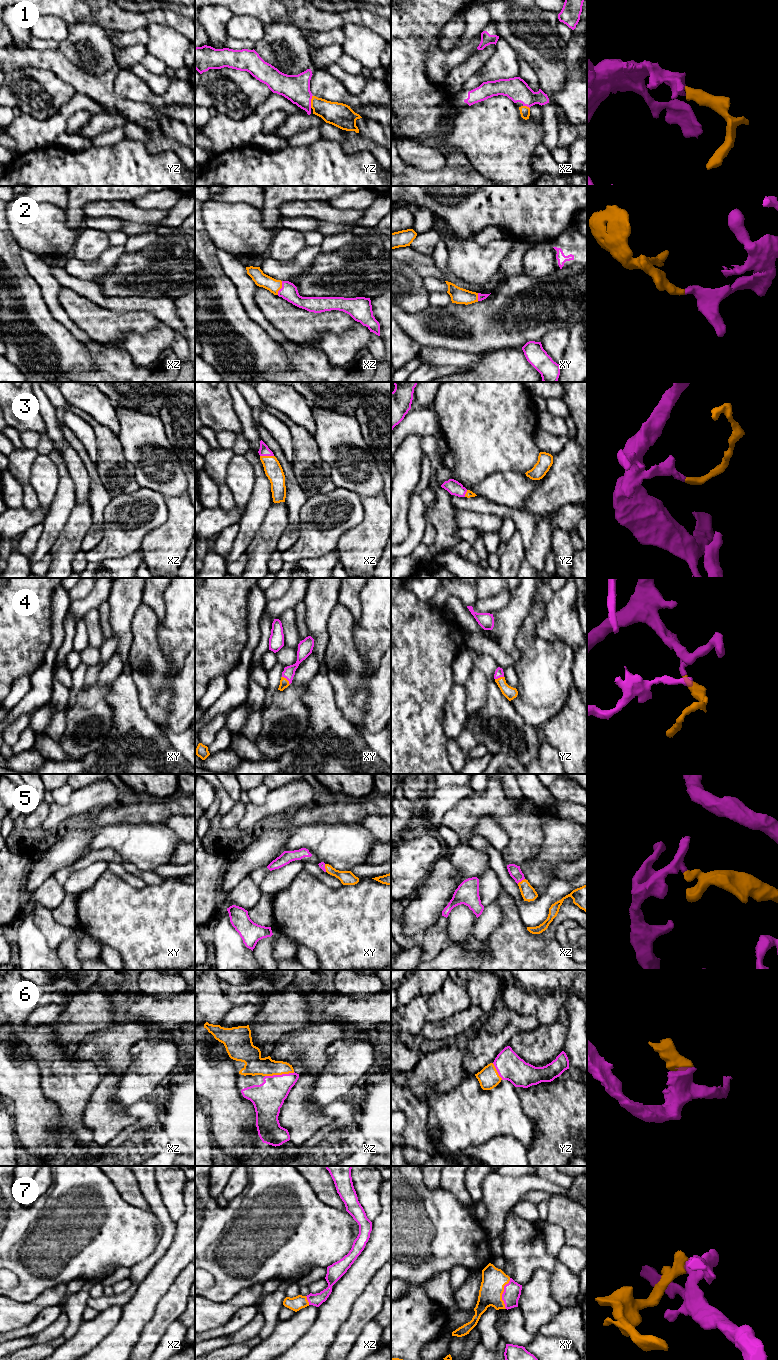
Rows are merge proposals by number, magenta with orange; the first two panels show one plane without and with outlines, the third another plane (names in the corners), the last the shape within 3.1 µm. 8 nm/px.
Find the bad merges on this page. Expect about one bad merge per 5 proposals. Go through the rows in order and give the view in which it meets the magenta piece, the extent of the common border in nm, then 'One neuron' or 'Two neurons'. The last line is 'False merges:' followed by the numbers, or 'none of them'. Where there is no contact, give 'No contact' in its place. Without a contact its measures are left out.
1: Touches magenta in yz. Shared border 110 nm. One neuron
2: Touches magenta in xz. Shared border 120 nm. One neuron
3: Touches magenta in xz. Shared border 110 nm. One neuron
4: Touches magenta in xy. Shared border 90 nm. One neuron
5: Touches magenta in xz. Shared border 80 nm. One neuron
6: Touches magenta in xz. Shared border 240 nm. One neuron
7: Touches magenta in xy. Shared border 260 nm. One neuron
False merges: none of them

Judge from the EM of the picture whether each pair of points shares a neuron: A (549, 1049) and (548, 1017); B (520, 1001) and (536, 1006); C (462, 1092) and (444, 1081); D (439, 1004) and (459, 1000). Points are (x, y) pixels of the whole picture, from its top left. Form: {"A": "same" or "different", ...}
{"A": "different", "B": "same", "C": "different", "D": "same"}

